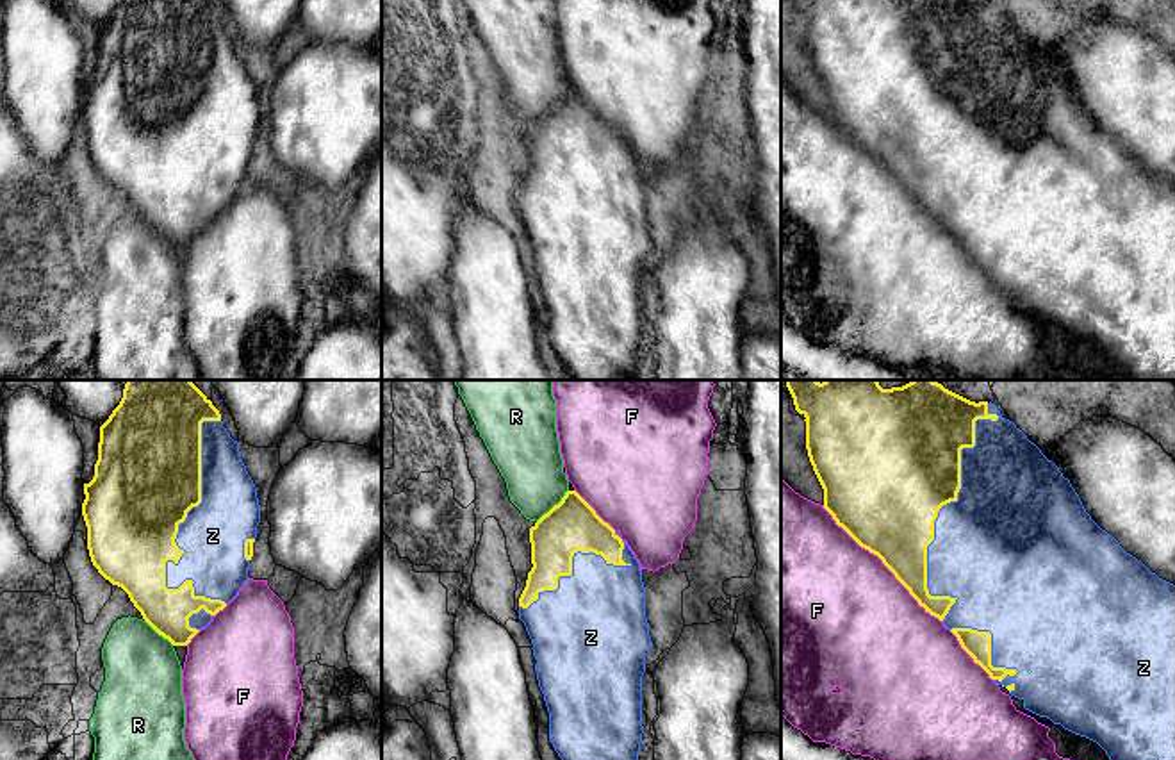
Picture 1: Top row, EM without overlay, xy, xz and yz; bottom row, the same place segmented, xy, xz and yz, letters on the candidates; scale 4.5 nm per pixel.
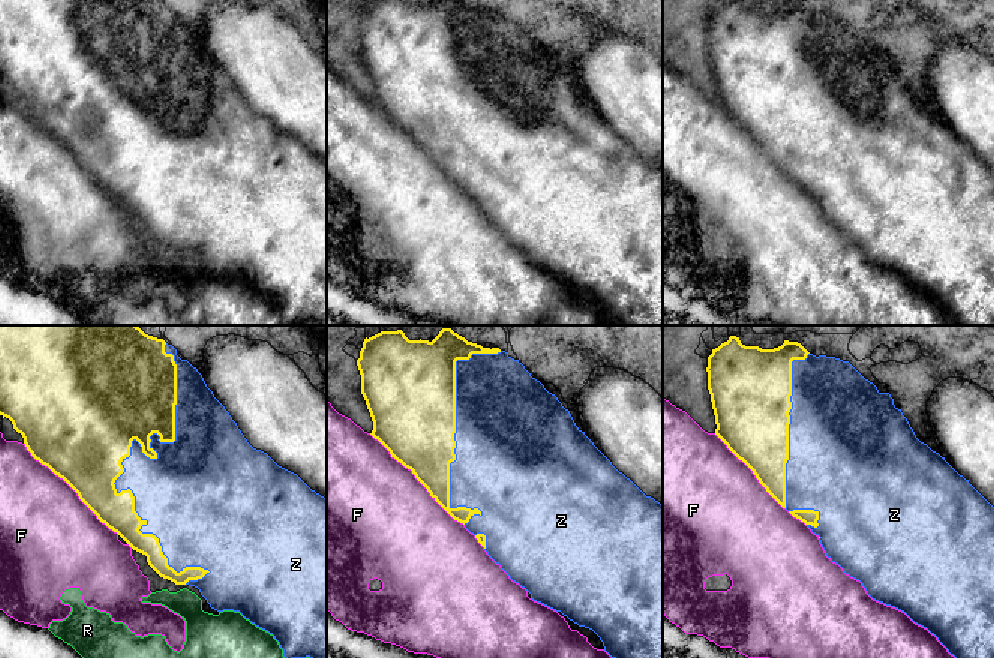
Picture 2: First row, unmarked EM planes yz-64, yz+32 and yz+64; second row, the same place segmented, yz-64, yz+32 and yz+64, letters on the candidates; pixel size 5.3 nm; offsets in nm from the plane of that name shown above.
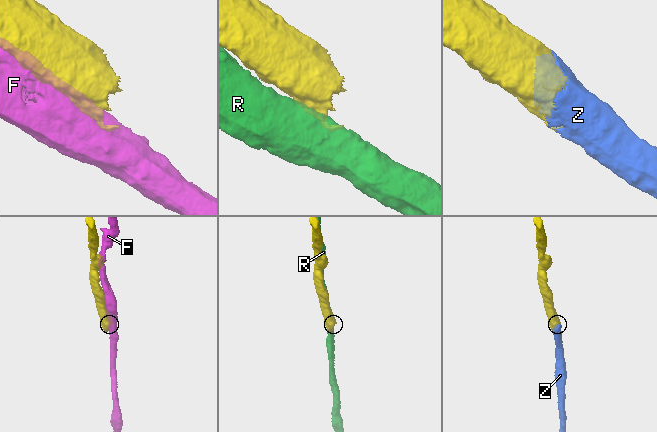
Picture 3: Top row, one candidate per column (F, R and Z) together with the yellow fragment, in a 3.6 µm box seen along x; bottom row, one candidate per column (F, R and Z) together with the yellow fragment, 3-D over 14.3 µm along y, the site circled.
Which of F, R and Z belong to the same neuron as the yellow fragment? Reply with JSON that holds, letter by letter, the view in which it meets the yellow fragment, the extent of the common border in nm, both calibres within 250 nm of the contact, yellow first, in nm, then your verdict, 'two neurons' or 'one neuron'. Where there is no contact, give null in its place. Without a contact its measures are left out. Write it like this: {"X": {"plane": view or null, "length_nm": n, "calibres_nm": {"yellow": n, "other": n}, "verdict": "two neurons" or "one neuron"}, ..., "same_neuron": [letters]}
{"F": {"plane": "yz", "length_nm": 750, "calibres_nm": {"yellow": 420, "other": 500}, "verdict": "two neurons"}, "R": {"plane": "xz", "length_nm": 200, "calibres_nm": {"yellow": 240, "other": 300}, "verdict": "two neurons"}, "Z": {"plane": "yz", "length_nm": 1000, "calibres_nm": {"yellow": 500, "other": 460}, "verdict": "one neuron"}, "same_neuron": ["Z"]}

